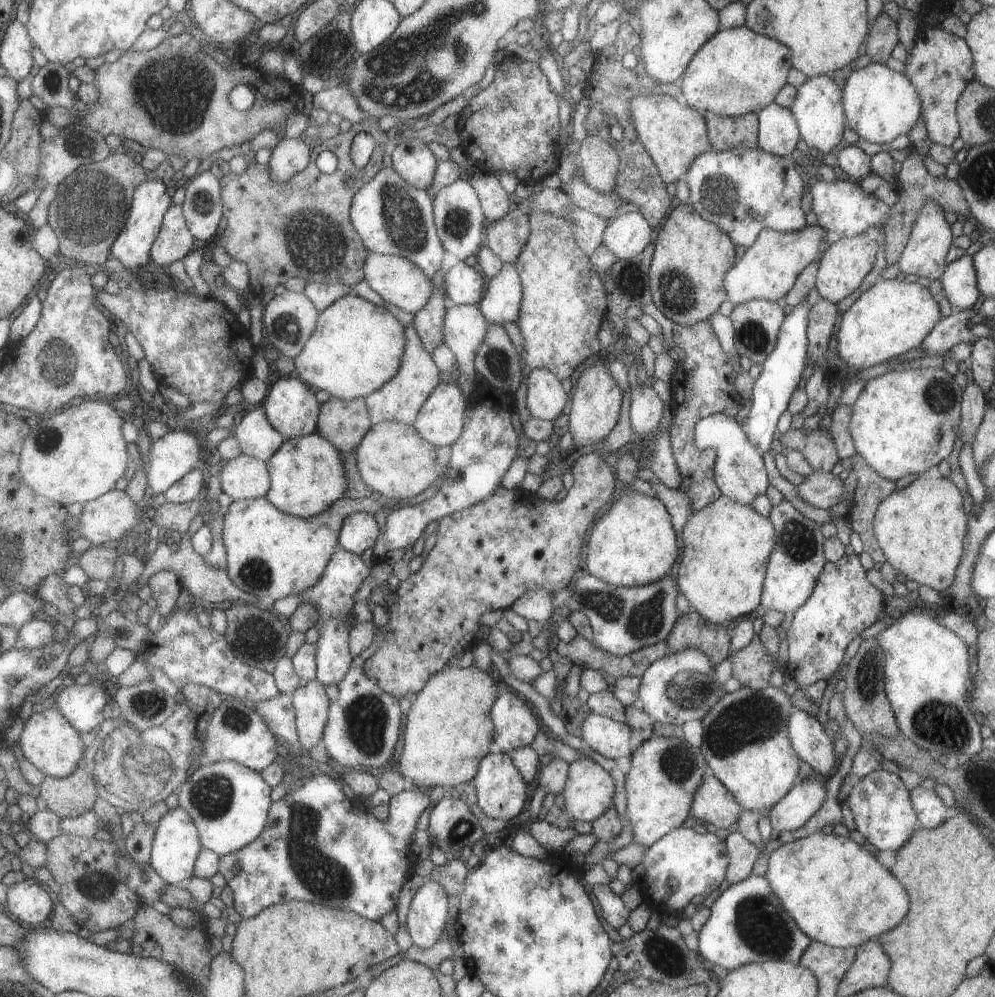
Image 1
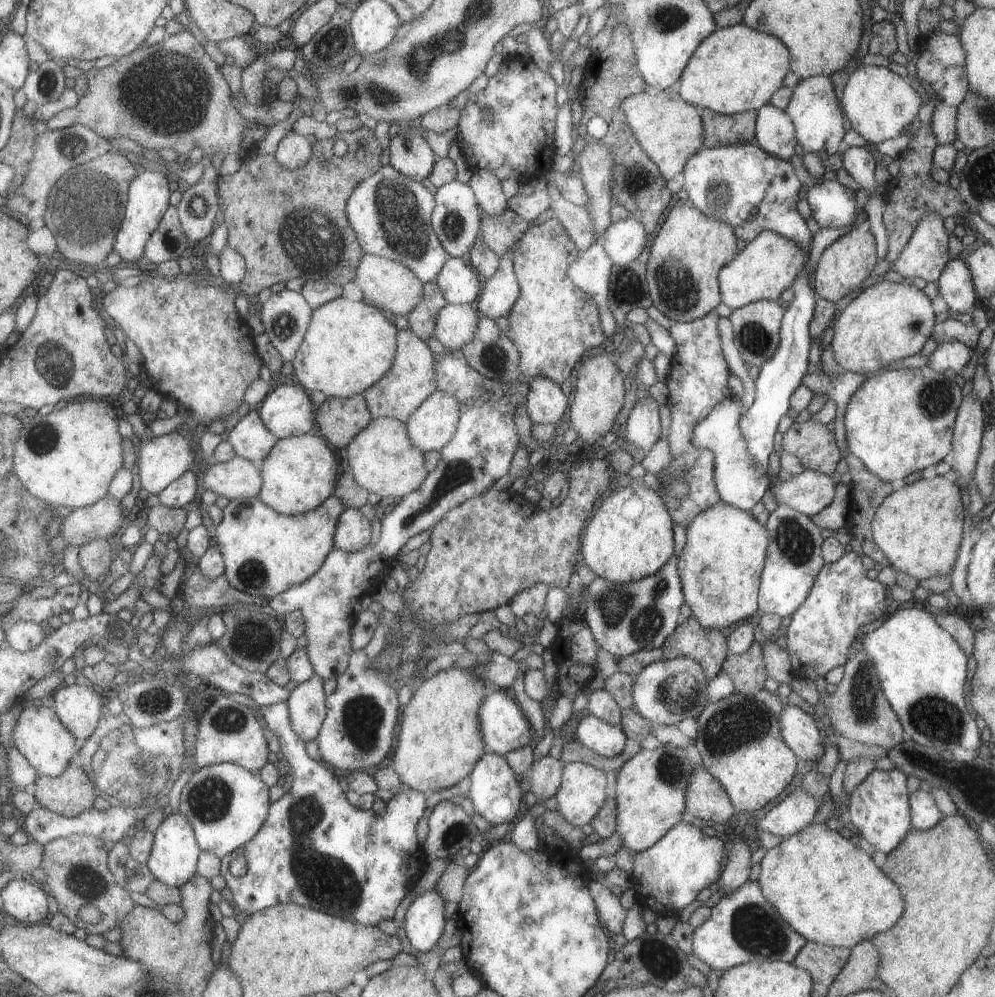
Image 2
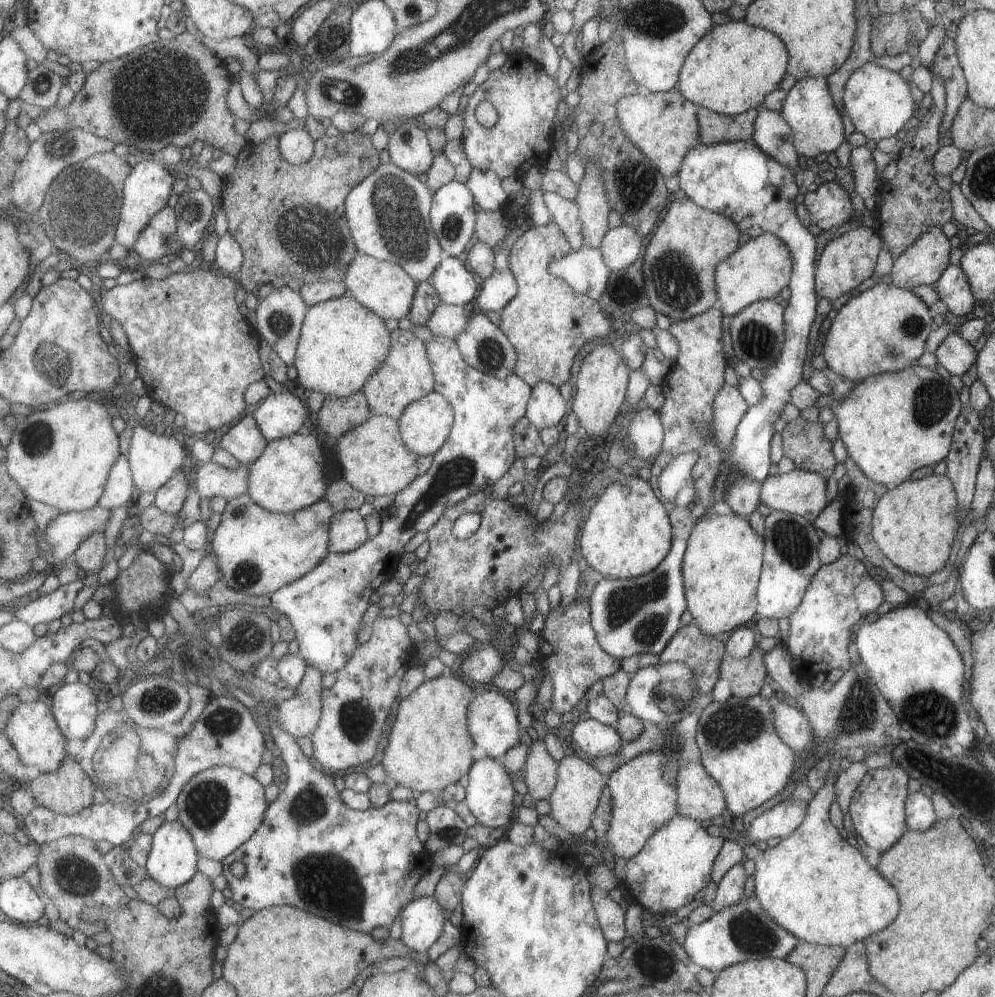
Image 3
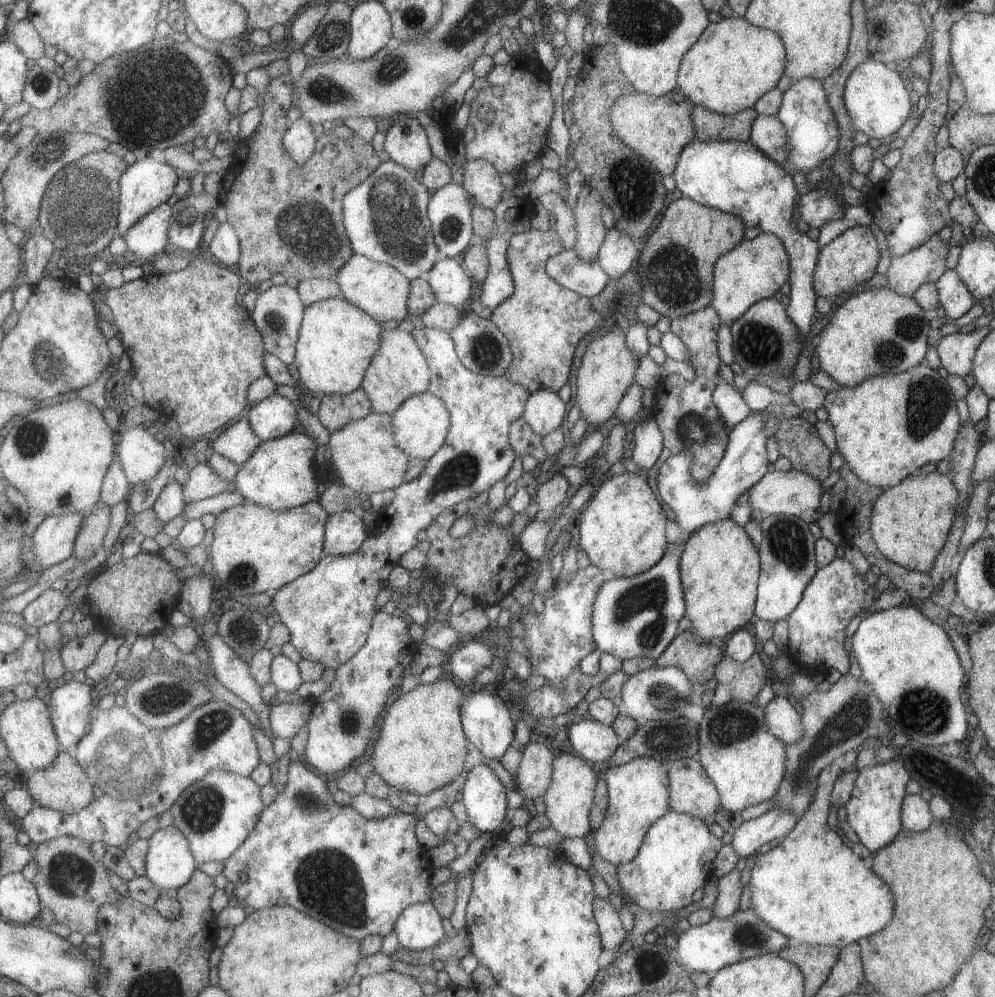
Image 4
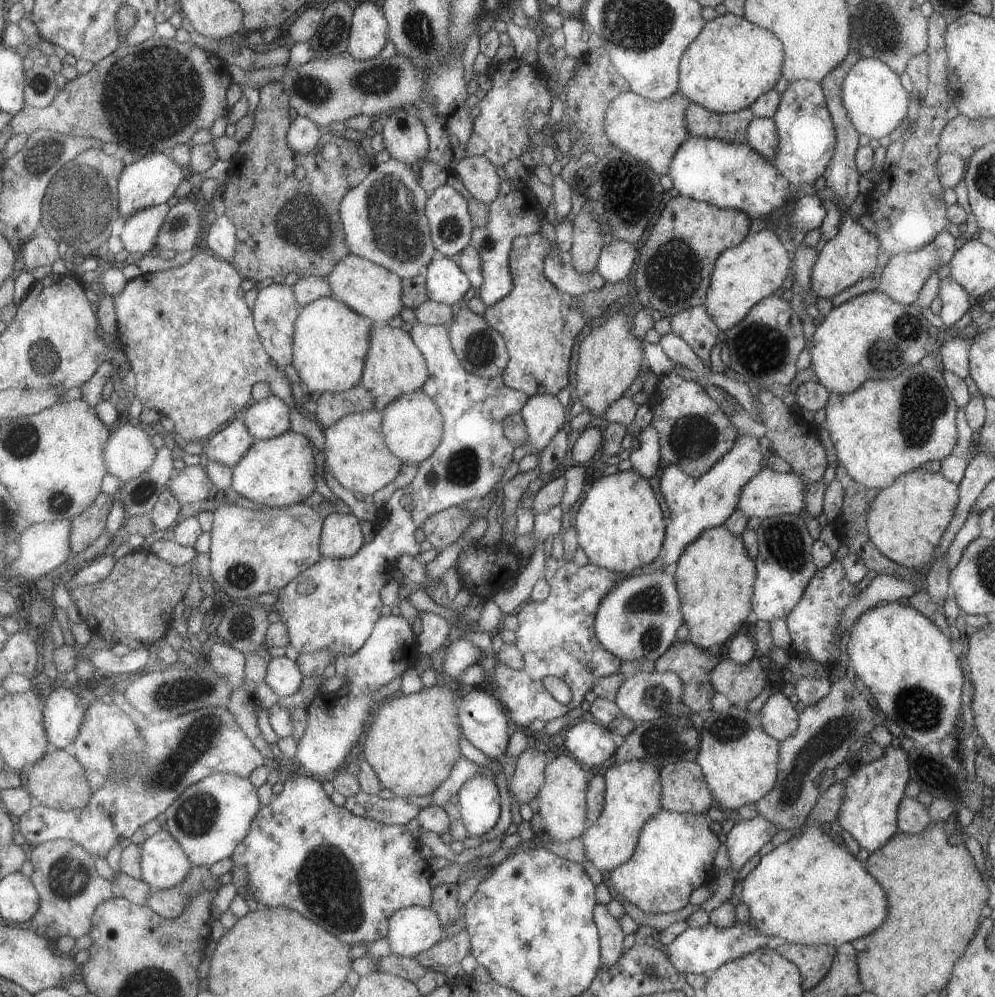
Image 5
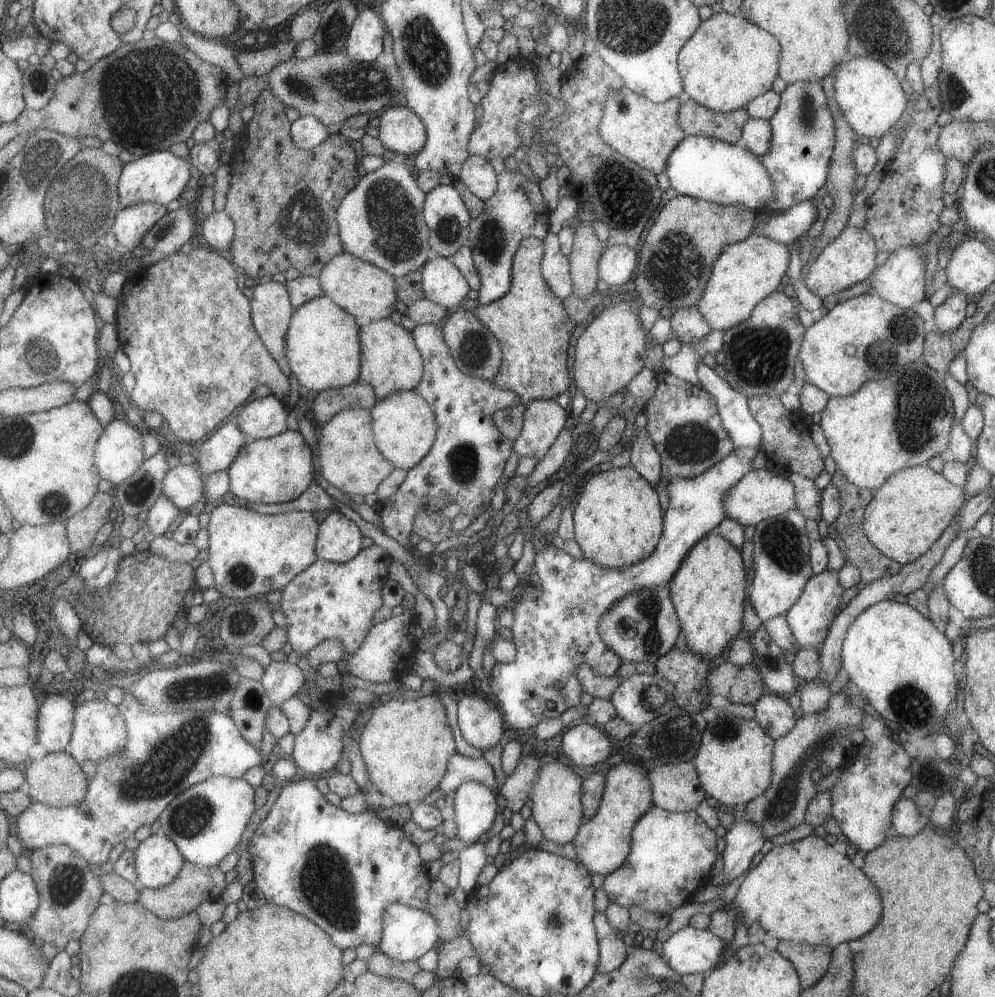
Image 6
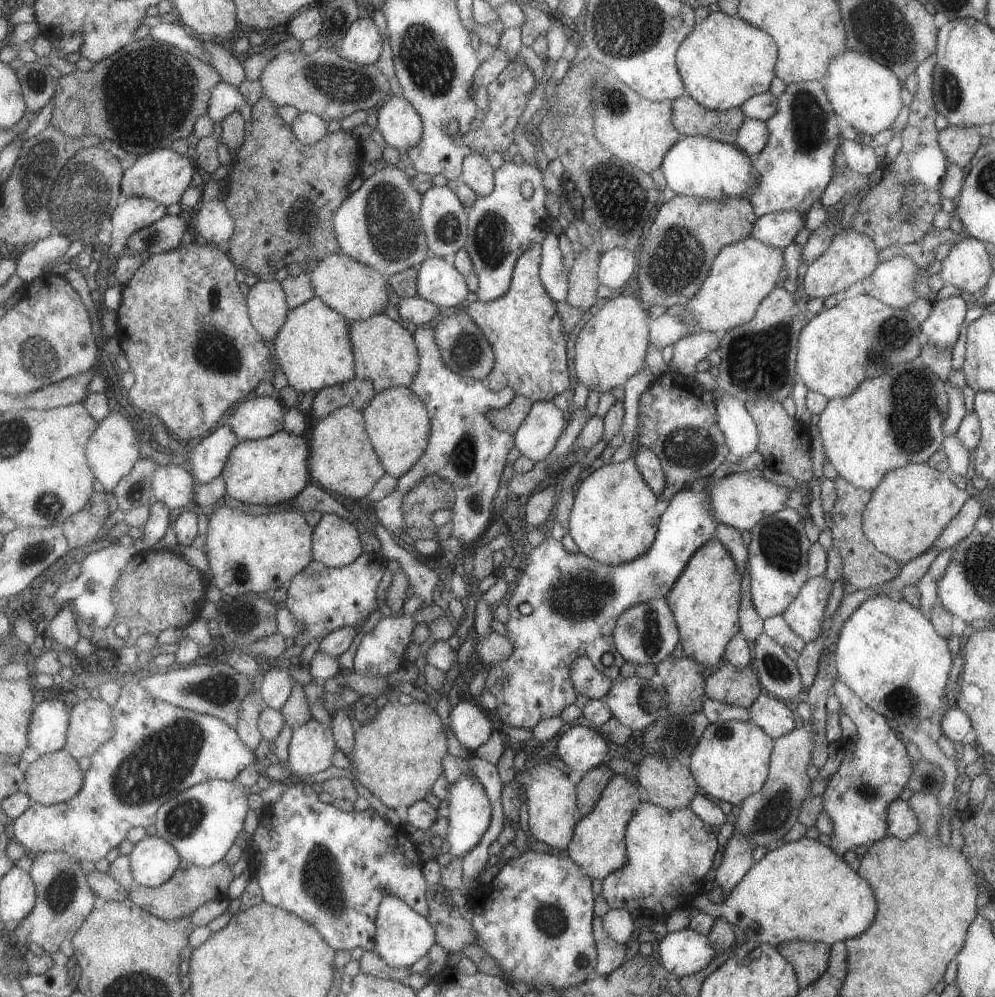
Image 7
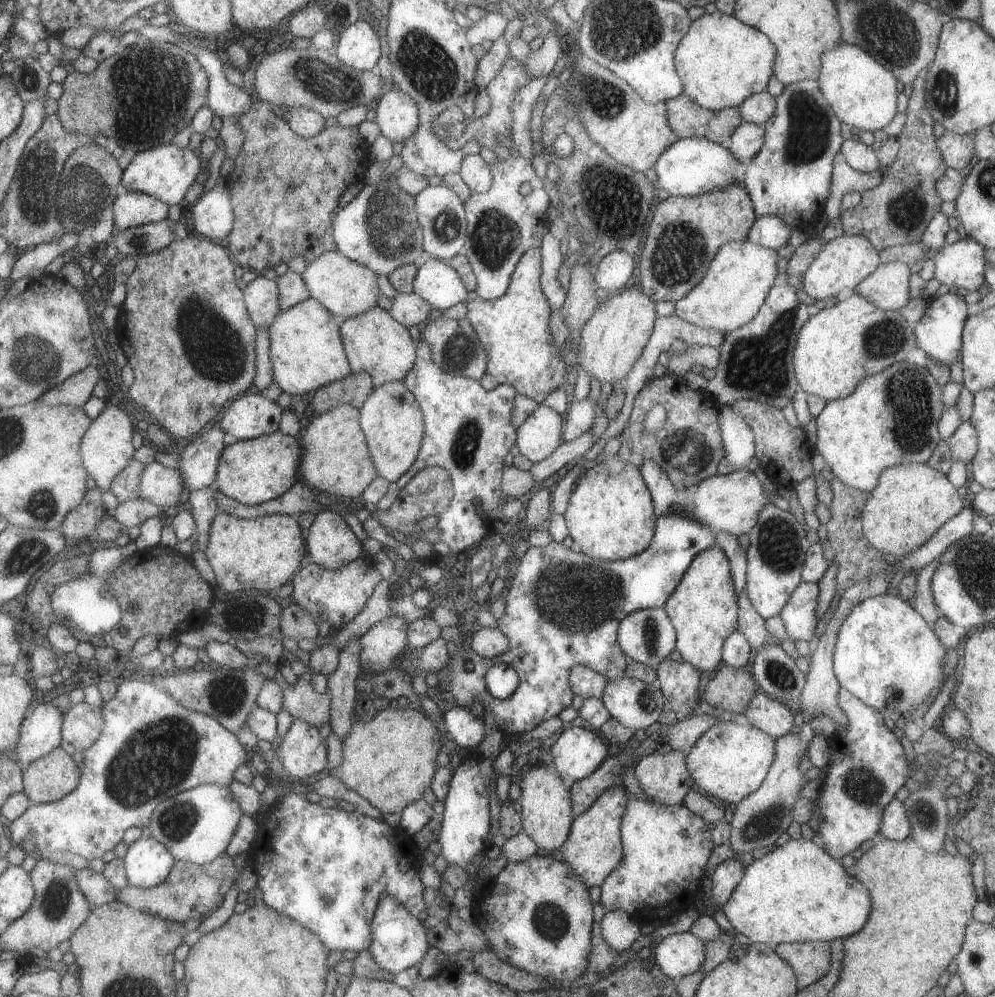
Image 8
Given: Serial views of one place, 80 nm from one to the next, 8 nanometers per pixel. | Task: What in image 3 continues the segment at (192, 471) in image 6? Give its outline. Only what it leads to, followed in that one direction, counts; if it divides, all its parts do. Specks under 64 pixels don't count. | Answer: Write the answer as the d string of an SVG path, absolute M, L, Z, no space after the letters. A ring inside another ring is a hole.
M215 462L204 463L193 473L198 494L202 497L225 497L232 499L247 495L250 487L251 466L239 465L232 469Z

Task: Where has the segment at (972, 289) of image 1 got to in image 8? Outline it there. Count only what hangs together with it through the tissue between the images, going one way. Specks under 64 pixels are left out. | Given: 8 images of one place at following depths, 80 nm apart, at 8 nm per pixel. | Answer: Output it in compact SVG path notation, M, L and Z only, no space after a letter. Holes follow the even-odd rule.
M942 290L938 295L927 300L922 318L914 323L914 335L918 348L923 350L927 357L946 365L950 365L954 358L960 357L962 328L968 317L965 314L965 304L961 293L949 290Z

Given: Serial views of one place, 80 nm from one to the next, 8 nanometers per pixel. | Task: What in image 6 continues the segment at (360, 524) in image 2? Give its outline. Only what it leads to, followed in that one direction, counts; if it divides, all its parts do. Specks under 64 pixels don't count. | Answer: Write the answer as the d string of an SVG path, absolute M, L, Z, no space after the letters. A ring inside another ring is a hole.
M337 511L331 512L320 524L318 558L334 563L346 563L363 550L361 528Z

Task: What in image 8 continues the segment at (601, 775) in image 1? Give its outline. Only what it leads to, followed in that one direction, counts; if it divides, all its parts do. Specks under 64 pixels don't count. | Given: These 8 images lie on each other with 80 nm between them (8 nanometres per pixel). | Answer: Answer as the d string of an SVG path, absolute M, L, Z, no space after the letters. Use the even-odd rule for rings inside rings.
M534 763L525 772L521 772L521 775L522 778L517 783L521 790L518 802L521 807L522 831L533 840L537 848L554 854L565 842L574 819L570 790L563 785L555 770L547 765L540 766Z

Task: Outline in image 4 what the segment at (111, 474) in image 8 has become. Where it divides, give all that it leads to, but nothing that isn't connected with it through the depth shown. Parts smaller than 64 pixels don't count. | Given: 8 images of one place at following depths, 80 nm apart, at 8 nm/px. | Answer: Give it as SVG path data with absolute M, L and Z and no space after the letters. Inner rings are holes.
M137 426L119 433L116 460L123 464L125 472L133 485L151 481L159 476L170 462L168 448L153 435L153 429Z

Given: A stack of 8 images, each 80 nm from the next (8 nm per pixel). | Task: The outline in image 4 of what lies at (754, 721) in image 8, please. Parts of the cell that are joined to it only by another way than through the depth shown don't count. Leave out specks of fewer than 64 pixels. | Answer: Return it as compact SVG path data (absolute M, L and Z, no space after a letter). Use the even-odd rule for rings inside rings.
M774 696L762 709L768 731L785 745L796 743L803 736L799 709L787 699Z

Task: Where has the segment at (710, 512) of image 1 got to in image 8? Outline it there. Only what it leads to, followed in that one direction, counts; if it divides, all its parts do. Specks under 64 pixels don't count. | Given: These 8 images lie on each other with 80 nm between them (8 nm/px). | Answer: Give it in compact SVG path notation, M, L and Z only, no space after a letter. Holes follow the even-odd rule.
M706 548L698 552L692 559L691 564L683 573L675 590L665 601L664 609L670 618L671 624L676 632L676 645L674 648L679 652L683 661L694 666L698 672L711 672L721 662L722 644L726 638L738 630L737 596L734 591L733 581L730 575L730 566L725 553L720 548Z

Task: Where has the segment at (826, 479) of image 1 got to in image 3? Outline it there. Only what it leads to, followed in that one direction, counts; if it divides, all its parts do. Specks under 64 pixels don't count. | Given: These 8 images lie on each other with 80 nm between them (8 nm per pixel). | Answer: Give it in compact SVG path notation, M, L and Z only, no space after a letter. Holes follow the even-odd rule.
M805 469L767 475L762 480L760 502L771 510L795 513L811 523L827 504L825 484L820 474Z

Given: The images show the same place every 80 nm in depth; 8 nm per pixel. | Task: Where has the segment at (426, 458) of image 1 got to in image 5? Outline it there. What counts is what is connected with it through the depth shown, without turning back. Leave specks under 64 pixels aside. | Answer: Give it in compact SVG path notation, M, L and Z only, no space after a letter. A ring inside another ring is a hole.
M374 408L365 413L353 413L323 429L325 434L326 464L339 484L351 493L373 494L394 481L401 472L402 459L398 459L386 445L382 433L382 414Z

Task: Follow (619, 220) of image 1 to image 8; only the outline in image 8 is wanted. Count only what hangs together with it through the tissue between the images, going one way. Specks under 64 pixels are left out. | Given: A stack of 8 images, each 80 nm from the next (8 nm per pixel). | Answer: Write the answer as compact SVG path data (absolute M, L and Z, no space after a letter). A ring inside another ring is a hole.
M614 250L601 257L594 267L594 279L599 288L609 294L627 286L633 272L633 256L622 250Z

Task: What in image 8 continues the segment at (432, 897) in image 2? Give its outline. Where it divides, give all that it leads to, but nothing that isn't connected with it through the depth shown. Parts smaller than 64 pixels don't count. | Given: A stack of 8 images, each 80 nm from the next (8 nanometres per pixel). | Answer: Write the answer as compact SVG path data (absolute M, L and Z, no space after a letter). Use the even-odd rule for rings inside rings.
M390 894L381 896L377 912L374 913L372 926L372 945L370 948L373 960L392 975L422 961L423 954L429 948L426 926L415 918L396 898Z

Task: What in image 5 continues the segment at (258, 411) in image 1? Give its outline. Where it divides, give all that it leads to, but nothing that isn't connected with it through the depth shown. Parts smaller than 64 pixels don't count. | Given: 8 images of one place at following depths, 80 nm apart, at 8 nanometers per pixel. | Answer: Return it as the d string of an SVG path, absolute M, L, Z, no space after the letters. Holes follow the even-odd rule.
M236 418L206 442L203 449L204 461L217 461L230 467L237 466L255 442L257 440L245 421Z

